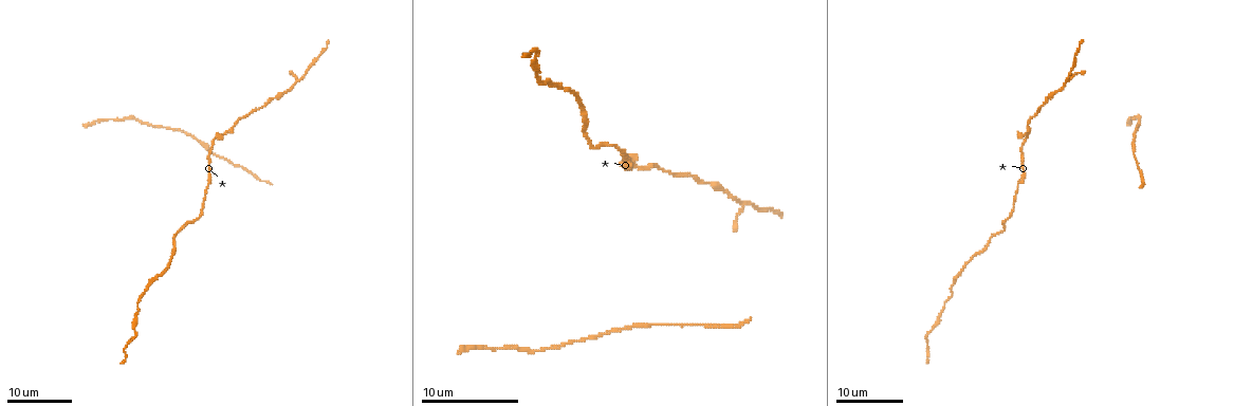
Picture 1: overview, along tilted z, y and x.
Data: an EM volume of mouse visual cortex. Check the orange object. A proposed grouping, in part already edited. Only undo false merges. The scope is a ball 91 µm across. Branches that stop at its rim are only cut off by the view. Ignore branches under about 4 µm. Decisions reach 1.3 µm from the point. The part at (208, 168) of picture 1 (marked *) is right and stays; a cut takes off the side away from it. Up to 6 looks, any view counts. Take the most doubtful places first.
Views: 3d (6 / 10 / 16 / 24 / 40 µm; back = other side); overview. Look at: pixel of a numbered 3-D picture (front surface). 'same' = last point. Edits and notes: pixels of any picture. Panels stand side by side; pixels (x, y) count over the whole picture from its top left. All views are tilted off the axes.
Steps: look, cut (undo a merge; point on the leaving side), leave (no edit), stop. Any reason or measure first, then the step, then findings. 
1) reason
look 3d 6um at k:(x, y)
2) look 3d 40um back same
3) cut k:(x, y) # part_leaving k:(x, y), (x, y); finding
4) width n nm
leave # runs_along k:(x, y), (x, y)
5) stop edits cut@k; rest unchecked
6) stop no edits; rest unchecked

three-way junction
look 3d 16um at 1:(1028, 136)

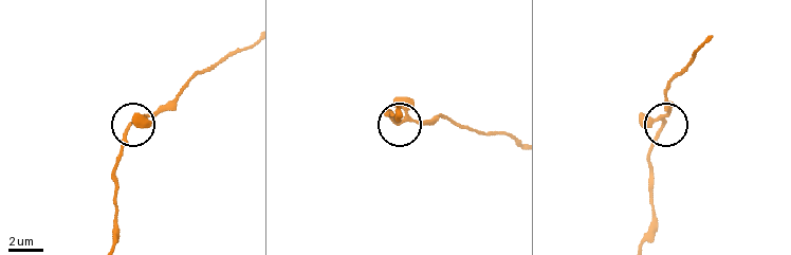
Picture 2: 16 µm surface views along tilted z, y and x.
zoom in
look 3d 6um at 2:(129, 126)

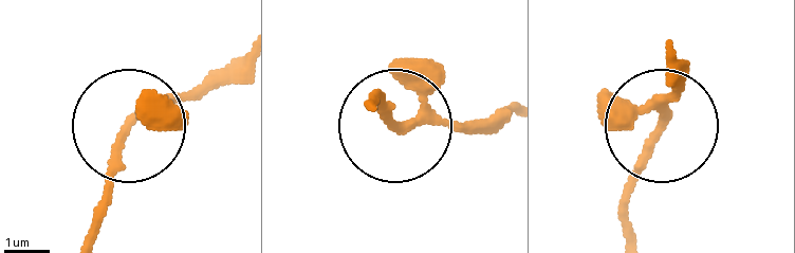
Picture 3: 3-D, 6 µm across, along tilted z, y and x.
side_arm 28 um
leave # runs_along 3:(92, 234), (119, 142), (239, 55); one neuron here

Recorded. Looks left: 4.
look 3d 24um at 1:(202, 142)

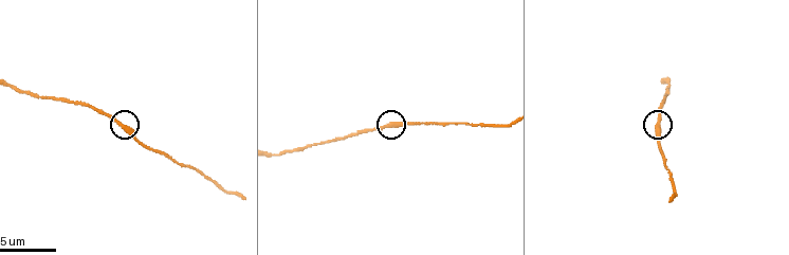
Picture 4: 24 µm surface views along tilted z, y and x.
look 3d 10um at 4:(125, 125)

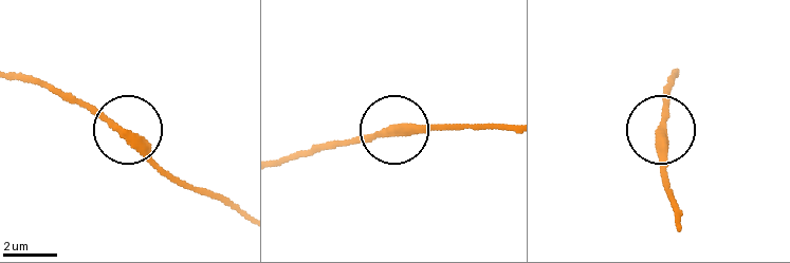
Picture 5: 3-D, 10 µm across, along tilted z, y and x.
leave # continuous, no second neuron

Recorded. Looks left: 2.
calibre changes
look 3d 24um at 1:(704, 182)

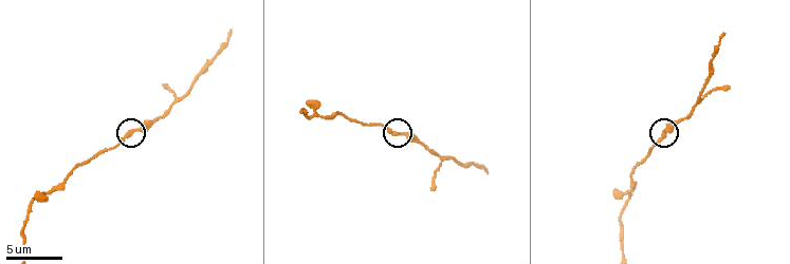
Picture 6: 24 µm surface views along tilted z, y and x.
look 3d 10um at 6:(131, 129)

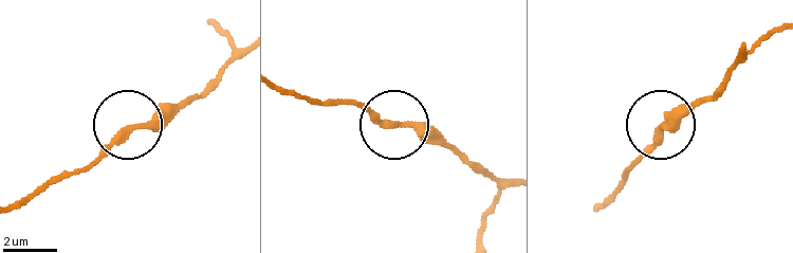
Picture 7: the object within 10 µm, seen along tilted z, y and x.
leave # runs_along 7:(602, 209), (658, 129), (692, 107); one neuron here

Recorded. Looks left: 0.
stop no edits; rest unchecked

